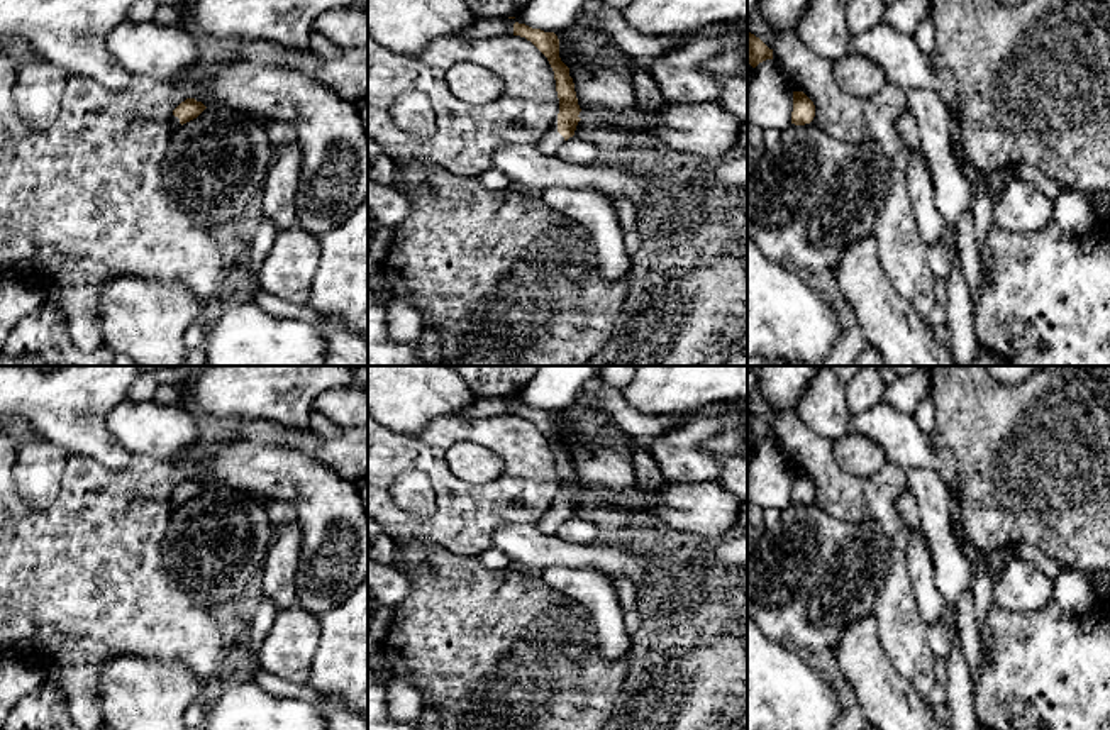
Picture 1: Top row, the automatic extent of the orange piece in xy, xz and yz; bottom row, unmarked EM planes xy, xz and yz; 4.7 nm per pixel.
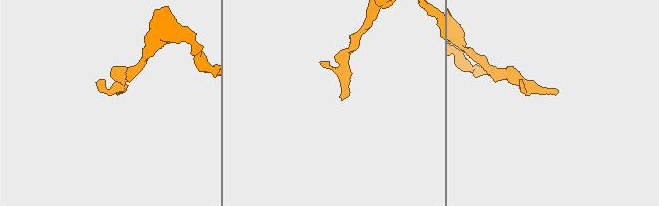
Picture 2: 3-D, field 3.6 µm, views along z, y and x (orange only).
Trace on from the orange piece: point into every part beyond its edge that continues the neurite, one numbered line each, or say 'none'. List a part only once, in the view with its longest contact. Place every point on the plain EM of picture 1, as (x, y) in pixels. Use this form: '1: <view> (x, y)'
1: xz (551, 520)

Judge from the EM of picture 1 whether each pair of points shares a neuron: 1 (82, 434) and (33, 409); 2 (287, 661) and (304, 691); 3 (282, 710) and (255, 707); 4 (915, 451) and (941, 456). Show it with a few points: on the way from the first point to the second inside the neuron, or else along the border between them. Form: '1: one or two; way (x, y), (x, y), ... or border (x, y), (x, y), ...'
1: one; way (70, 422), (56, 409), (44, 409)
2: two; border (263, 669), (287, 681), (309, 685)
3: one; way (275, 710), (261, 710)
4: one; way (922, 451), (934, 456)

